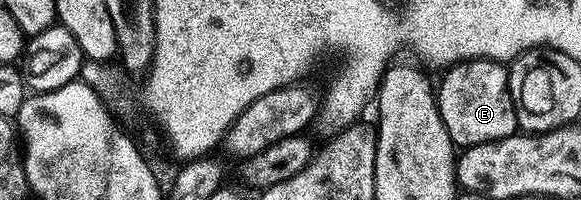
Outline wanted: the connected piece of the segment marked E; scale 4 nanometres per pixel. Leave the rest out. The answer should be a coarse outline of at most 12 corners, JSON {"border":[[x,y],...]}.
{"border":[[460,61],[436,100],[455,146],[515,136],[503,62]]}

